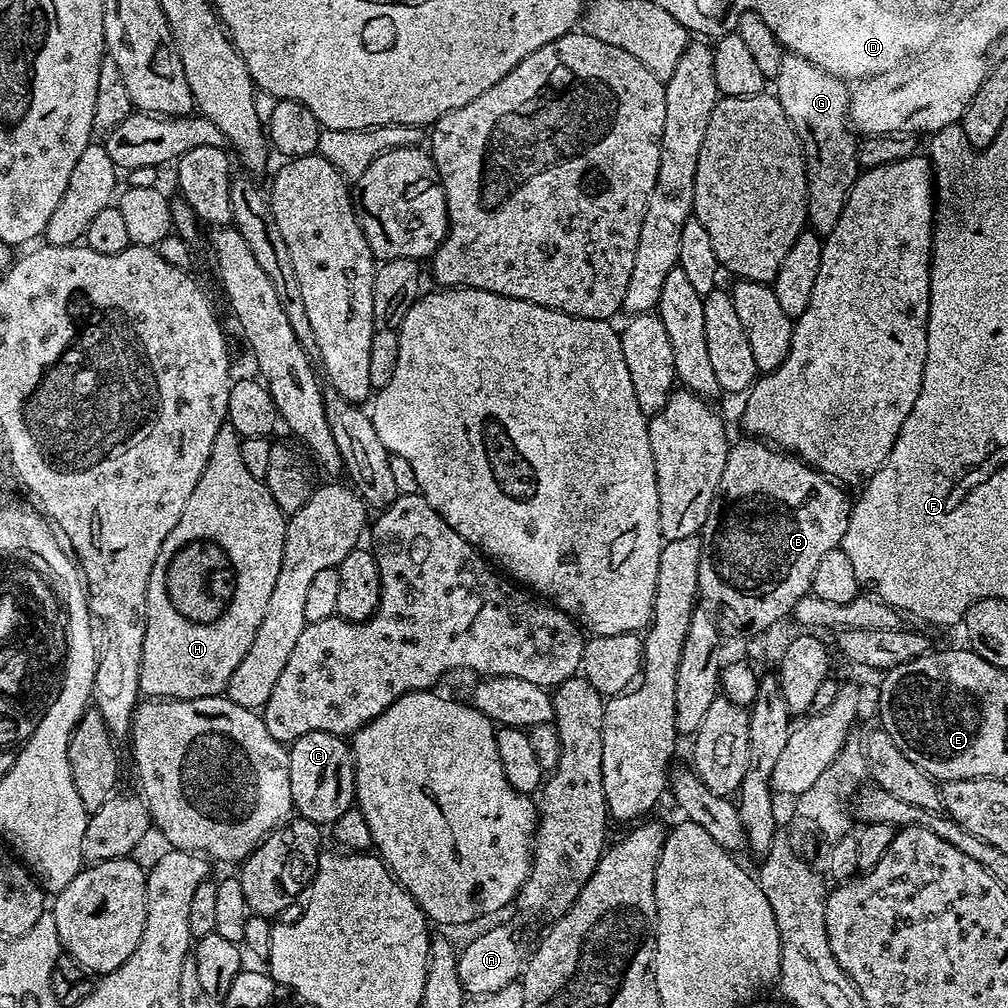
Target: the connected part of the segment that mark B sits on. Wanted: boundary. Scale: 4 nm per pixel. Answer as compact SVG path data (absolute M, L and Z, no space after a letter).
M760 438L743 439L738 441L737 444L735 441L729 447L726 464L722 466L722 478L718 482L718 490L710 502L710 510L706 514L706 522L698 533L700 545L702 546L702 558L698 562L698 600L725 629L727 629L726 627L745 628L745 633L753 634L765 632L768 627L774 625L774 622L791 617L792 608L795 604L802 597L811 593L814 569L818 566L819 560L824 555L830 554L830 550L841 547L844 543L844 535L848 525L848 516L852 512L852 504L850 503L850 496L848 500L847 494L840 489L843 487L837 481L805 464L799 456L793 456L783 450L777 450Z

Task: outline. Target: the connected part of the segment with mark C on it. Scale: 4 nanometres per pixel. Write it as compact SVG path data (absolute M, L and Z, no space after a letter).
M329 732L302 734L288 748L290 770L290 798L295 815L321 826L330 826L356 799L356 766L352 763L352 749L343 736Z

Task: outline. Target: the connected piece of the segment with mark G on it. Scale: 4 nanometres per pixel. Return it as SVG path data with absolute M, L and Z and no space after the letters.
M785 54L774 77L774 95L782 106L782 114L790 122L804 155L804 173L808 183L807 227L826 238L838 226L848 191L858 175L856 163L857 137L848 123L850 88L837 76L826 75L801 56Z

